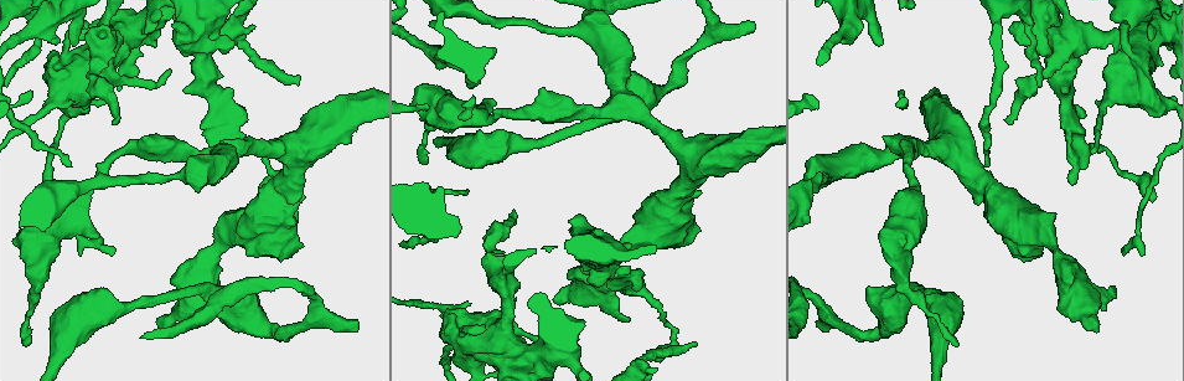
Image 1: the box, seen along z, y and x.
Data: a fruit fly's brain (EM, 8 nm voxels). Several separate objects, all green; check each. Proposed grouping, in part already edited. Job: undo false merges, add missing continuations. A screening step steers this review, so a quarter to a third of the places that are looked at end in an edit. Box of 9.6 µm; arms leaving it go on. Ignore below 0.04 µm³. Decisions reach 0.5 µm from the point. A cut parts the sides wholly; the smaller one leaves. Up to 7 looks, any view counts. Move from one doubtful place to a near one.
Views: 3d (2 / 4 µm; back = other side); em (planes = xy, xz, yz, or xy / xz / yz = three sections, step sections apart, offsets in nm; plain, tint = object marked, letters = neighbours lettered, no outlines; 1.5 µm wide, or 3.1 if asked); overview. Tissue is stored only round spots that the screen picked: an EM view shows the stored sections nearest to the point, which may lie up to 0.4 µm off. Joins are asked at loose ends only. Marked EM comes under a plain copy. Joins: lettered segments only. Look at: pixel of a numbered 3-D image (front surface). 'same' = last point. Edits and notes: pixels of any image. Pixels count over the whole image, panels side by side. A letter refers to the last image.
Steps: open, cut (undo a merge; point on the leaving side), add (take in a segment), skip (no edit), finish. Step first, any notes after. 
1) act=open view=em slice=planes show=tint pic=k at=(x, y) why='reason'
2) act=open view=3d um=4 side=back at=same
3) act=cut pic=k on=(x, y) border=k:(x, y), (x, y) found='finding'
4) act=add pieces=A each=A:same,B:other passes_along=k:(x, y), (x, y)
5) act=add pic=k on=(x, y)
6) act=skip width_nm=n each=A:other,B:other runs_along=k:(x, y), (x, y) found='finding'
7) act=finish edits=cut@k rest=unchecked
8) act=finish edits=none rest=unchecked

act=open view=em slice=planes show=letters pic=1 at=(752, 26)

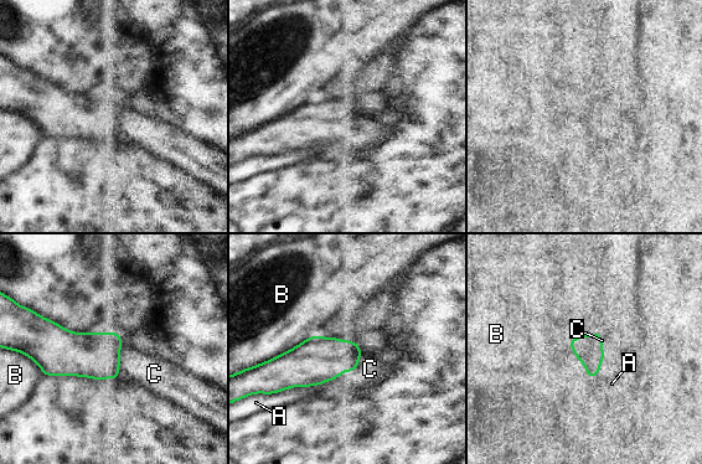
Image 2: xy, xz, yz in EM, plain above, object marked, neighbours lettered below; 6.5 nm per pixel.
act=add pieces=C width_nm=180 each=A:other,B:other,C:same passes_along=2:(97, 355), (119, 357), (154, 374) found='the cell continues'

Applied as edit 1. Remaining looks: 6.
act=open view=overview why='see it whole again'

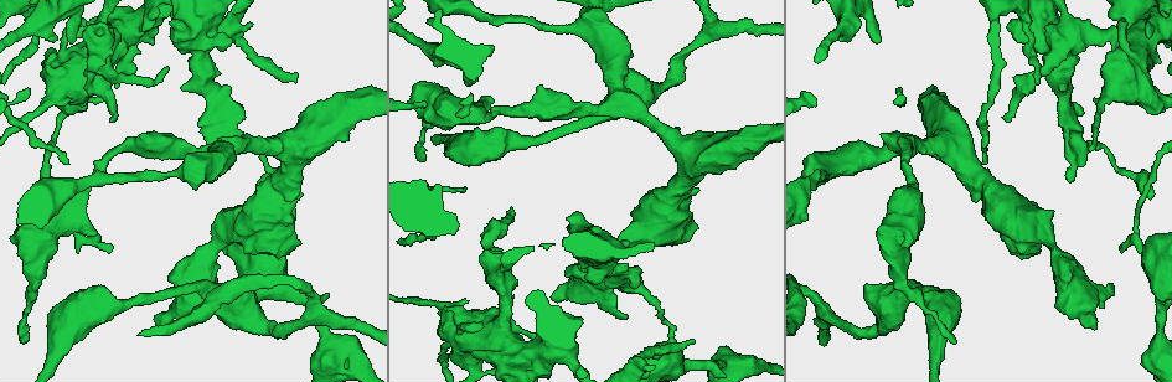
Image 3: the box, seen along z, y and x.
act=open view=3d um=4 pic=3 at=(1070, 182) why='branch stops here'

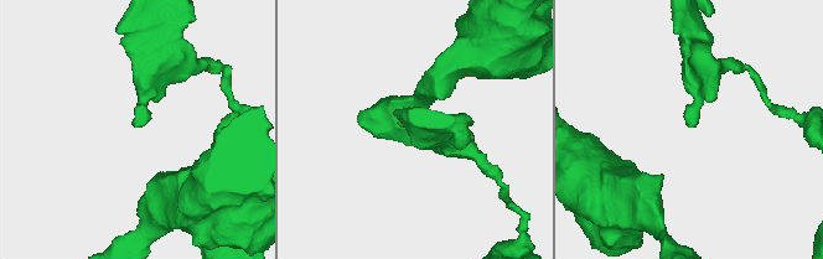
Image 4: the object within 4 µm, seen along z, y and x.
act=open view=em slice=xy step=4 show=letters pic=4 at=(136, 125)

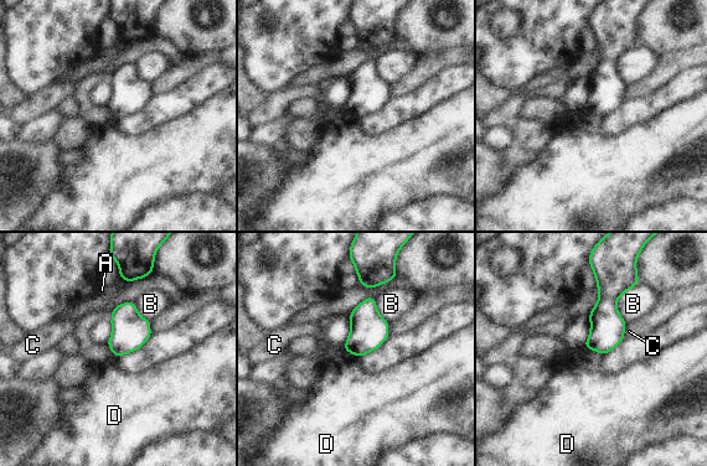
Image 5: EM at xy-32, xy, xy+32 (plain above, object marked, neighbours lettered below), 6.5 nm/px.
act=skip each=A:other,B:other,C:other,D:other border=5:(584, 346), (603, 355) found='no lettered segment goes on from it'

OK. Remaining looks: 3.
act=finish edits=add@2 rest=unchecked

